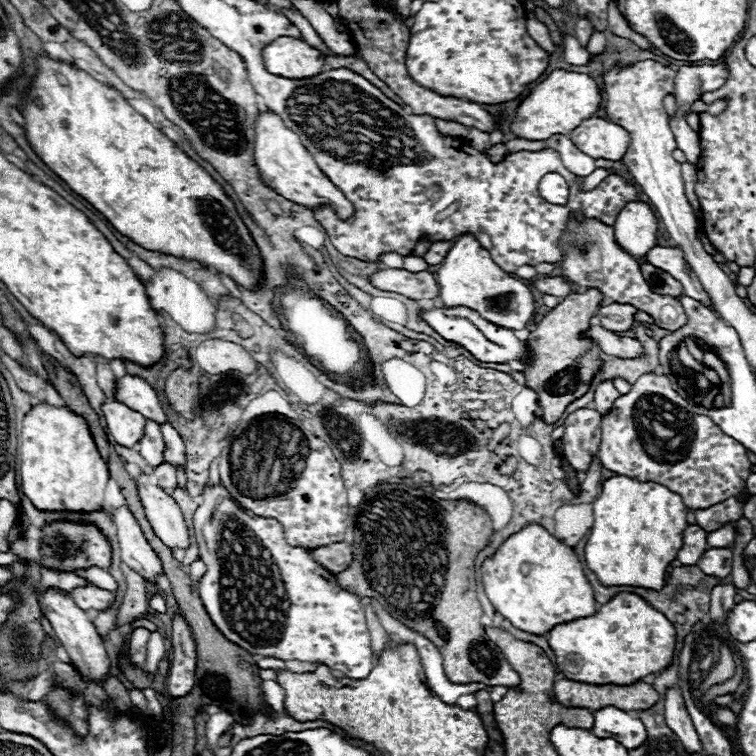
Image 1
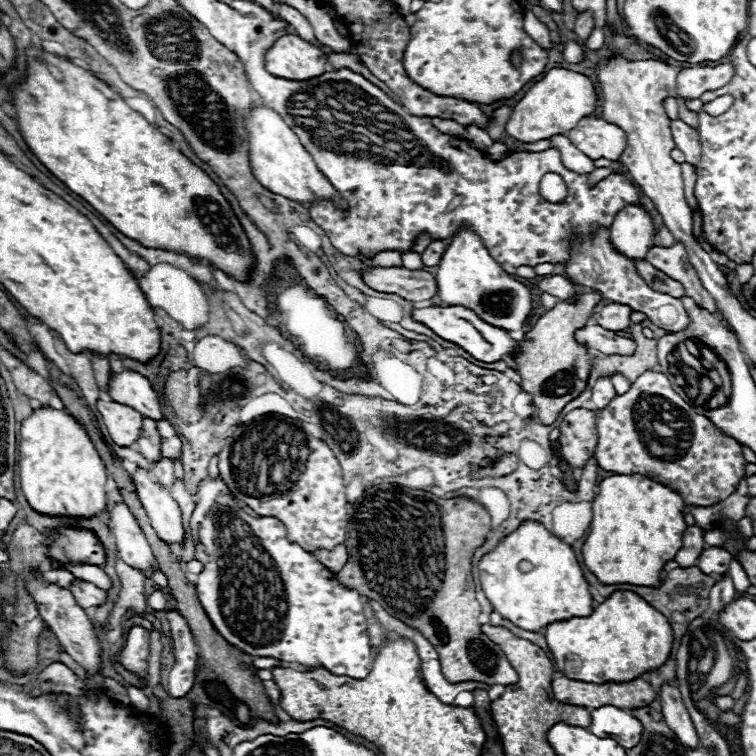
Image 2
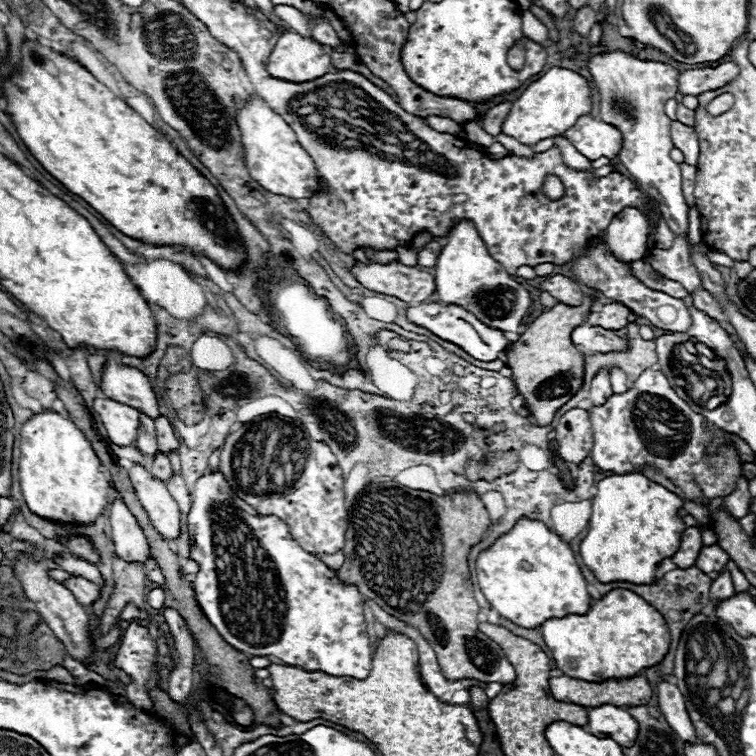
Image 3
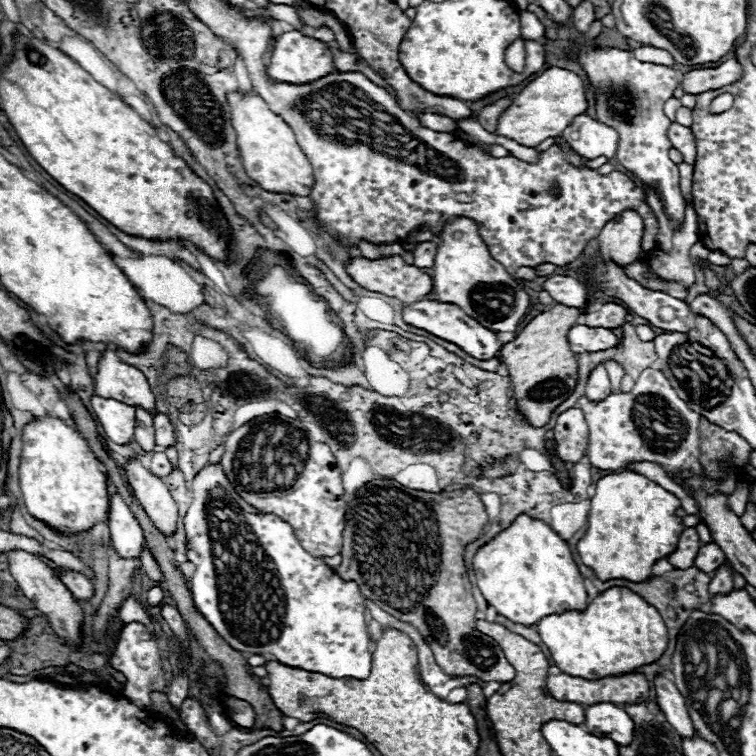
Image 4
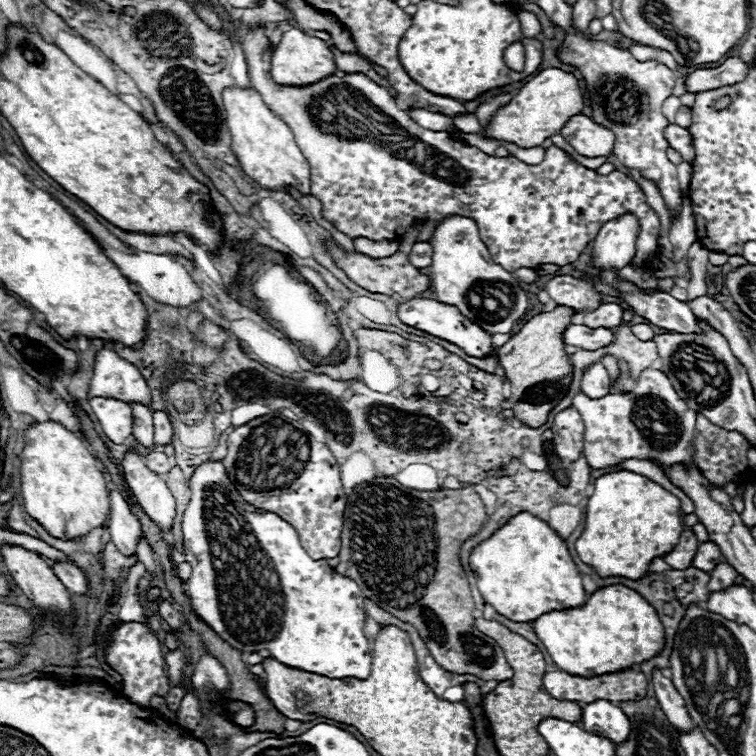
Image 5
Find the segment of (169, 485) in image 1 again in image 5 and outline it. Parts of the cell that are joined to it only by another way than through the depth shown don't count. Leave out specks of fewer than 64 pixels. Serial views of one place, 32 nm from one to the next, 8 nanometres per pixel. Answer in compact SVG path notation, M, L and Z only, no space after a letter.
M152 450L150 454L146 454L146 466L156 474L168 474L168 470L172 468L172 460L162 450Z

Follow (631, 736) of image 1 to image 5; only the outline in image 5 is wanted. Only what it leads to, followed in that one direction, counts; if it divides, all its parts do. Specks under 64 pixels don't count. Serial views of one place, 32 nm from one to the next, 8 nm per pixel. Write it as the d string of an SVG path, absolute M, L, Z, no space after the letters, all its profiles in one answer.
M594 700L584 704L580 726L592 730L594 734L604 734L604 738L612 738L612 742L624 742L630 734L630 720L610 700Z

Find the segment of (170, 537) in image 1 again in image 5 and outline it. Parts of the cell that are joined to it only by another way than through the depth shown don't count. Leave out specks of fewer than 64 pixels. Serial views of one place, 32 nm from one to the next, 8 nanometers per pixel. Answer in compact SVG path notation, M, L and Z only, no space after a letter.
M134 448L124 454L120 464L130 492L138 500L140 508L150 516L150 520L160 528L172 526L176 502L166 482L144 464L144 458Z

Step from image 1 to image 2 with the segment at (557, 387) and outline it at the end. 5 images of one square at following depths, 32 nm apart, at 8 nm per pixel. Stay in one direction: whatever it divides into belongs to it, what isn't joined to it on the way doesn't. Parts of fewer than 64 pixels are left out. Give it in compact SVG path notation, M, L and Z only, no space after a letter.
M588 292L582 294L576 304L558 302L552 310L542 314L526 332L524 340L518 342L520 350L512 360L516 362L516 374L520 376L520 388L532 396L532 406L536 408L540 424L552 424L558 412L586 388L592 356L574 340L574 332L586 324L598 300L598 292Z

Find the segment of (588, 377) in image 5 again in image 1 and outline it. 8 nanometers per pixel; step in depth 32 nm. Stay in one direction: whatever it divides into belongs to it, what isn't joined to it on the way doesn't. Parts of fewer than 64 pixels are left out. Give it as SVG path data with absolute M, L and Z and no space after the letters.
M604 380L604 382L600 382L600 384L594 388L594 400L592 400L588 406L594 408L594 410L598 410L598 412L606 412L606 410L610 410L612 402L614 402L618 396L620 396L620 394L618 394L618 390L614 388L614 384L612 384L610 380Z

